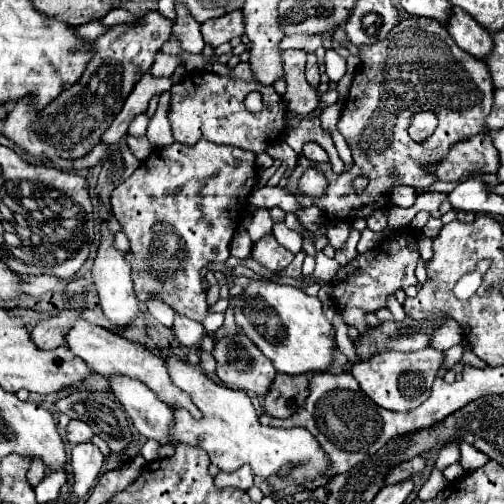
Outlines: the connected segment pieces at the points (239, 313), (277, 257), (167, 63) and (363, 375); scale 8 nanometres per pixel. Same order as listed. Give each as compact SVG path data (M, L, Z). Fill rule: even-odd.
M251 279L249 285L237 295L229 297L237 327L259 345L277 371L287 375L301 375L311 371L325 371L331 367L331 353L335 339L331 337L331 323L321 311L321 301L307 295L303 289L279 285L267 279Z
M265 235L253 245L251 257L271 271L281 271L293 261L293 253L281 247L273 235Z
M161 51L159 55L155 55L155 63L151 67L151 73L153 73L153 77L169 77L177 65L179 65L179 61L175 55L167 55Z
M427 347L415 353L381 353L369 361L355 363L351 375L357 379L361 389L383 409L391 411L409 411L421 405L431 391L433 379L437 377L445 359L445 351Z

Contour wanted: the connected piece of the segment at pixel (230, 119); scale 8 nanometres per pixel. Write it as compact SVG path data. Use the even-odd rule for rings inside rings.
M191 71L181 83L171 87L171 107L167 117L177 143L195 145L197 141L205 139L219 145L247 149L255 155L265 153L265 149L287 131L287 103L271 85L221 77L207 71ZM251 91L259 91L263 95L263 111L257 115L249 113L243 105L245 95Z

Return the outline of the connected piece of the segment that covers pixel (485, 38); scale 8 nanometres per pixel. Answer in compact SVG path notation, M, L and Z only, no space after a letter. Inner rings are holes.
M451 7L451 25L445 25L445 27L451 33L451 37L455 39L455 43L463 51L471 53L473 57L483 59L493 49L493 41L491 41L487 29L483 29L475 19L467 17L467 13L463 13L463 9Z

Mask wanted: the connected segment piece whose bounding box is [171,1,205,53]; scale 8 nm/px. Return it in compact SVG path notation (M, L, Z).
M175 1L175 13L177 13L177 17L173 21L171 35L177 37L183 51L201 53L205 43L203 43L203 37L199 31L199 23L183 9L183 5L179 5L179 1Z

